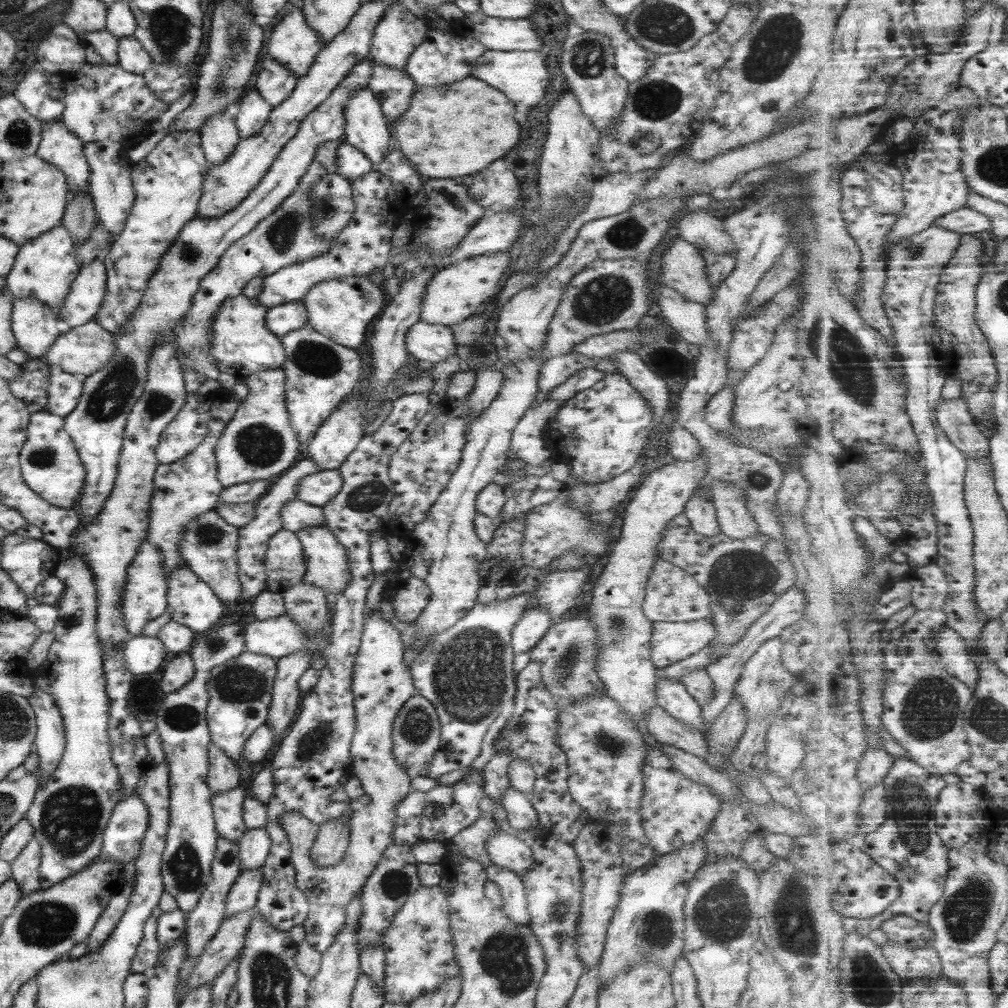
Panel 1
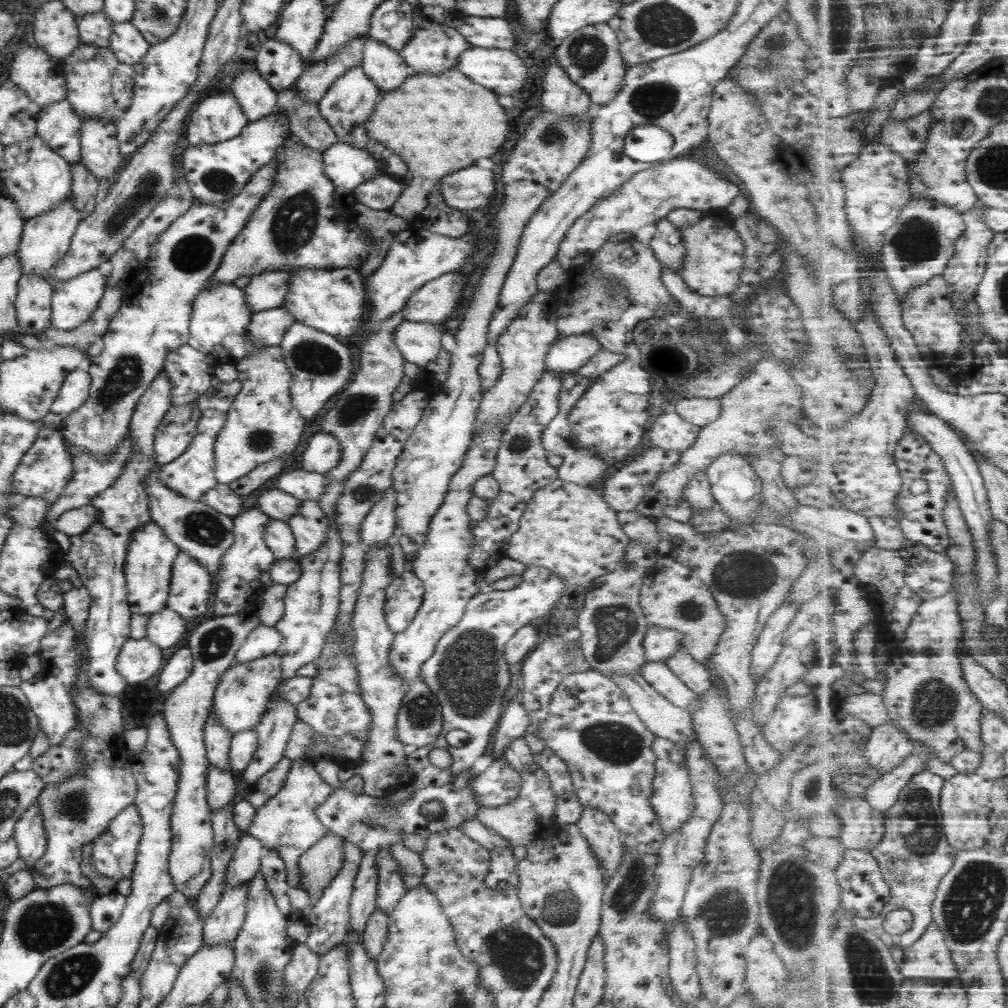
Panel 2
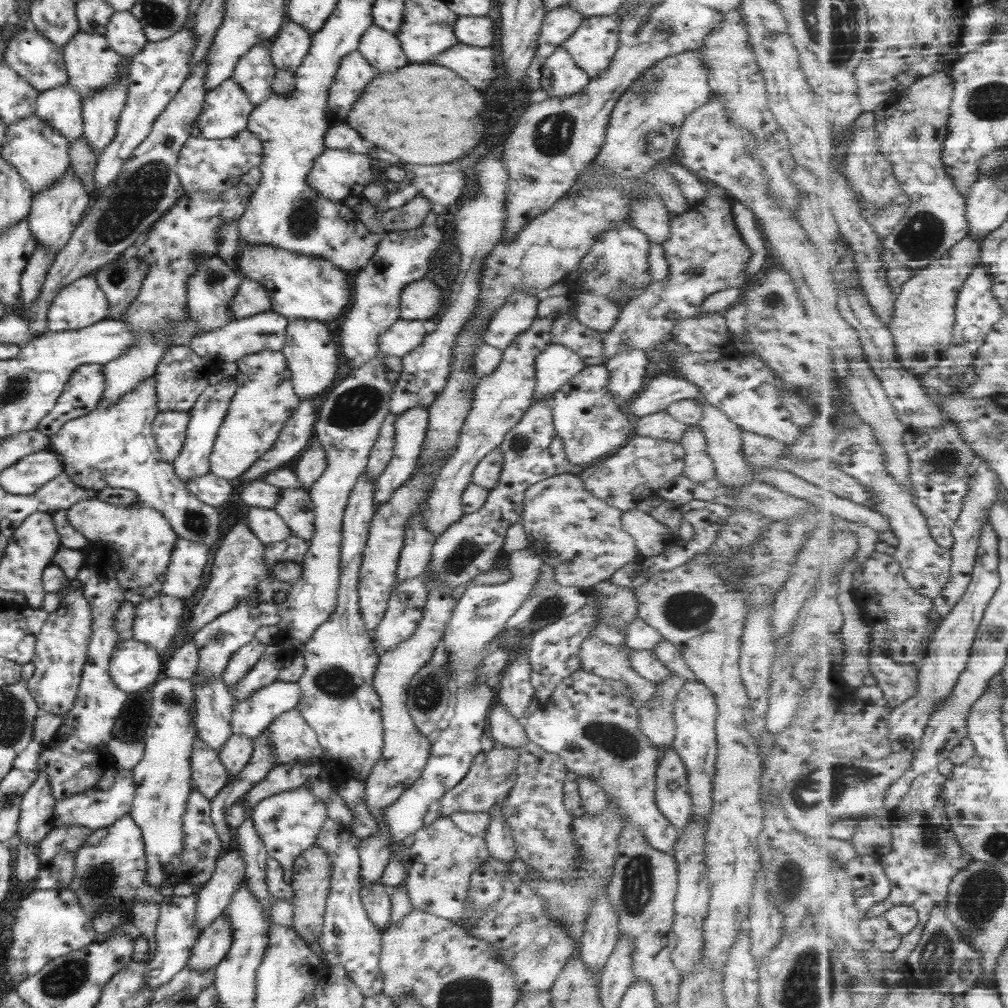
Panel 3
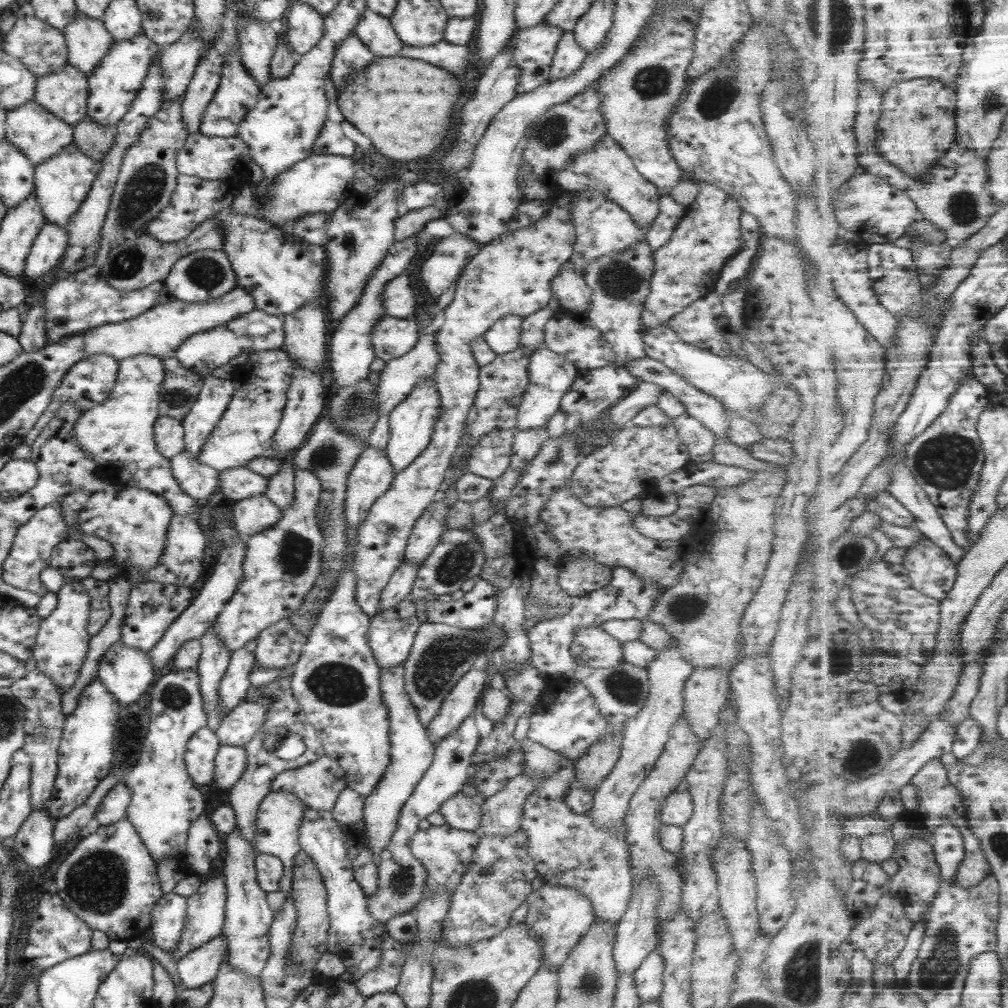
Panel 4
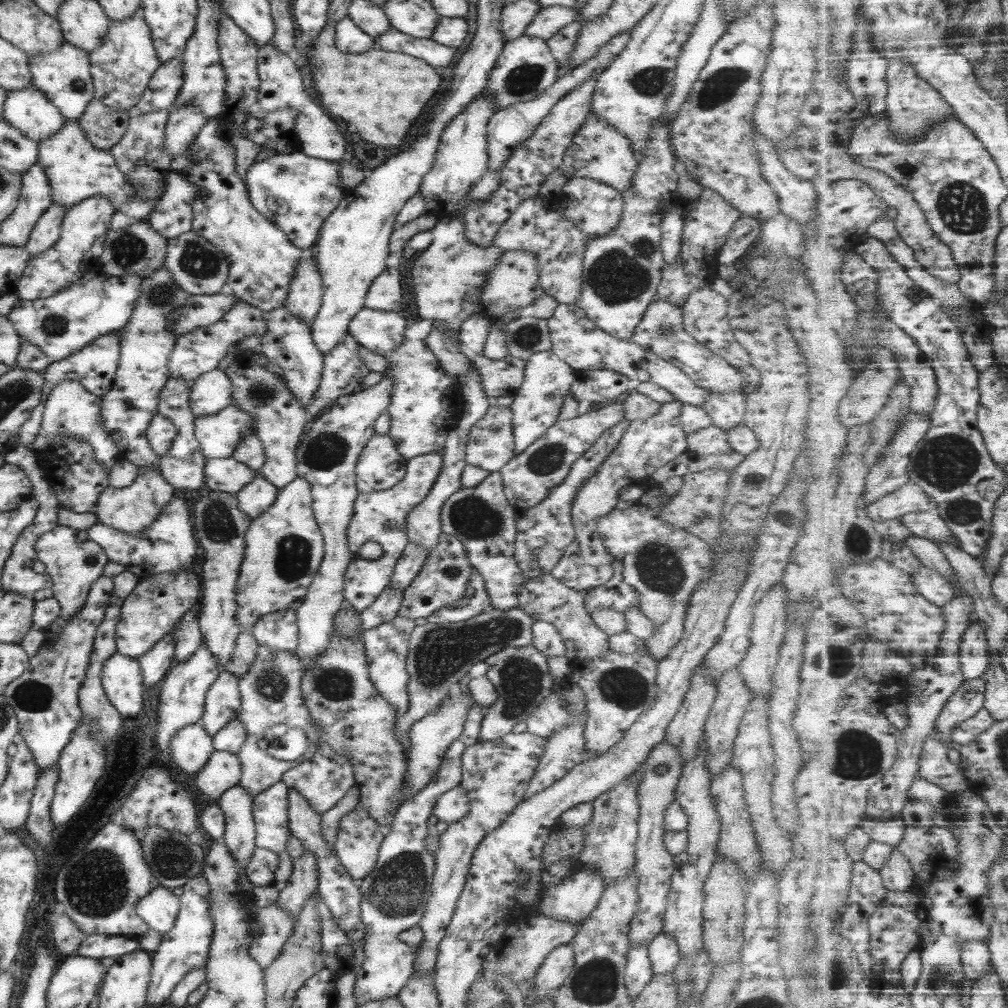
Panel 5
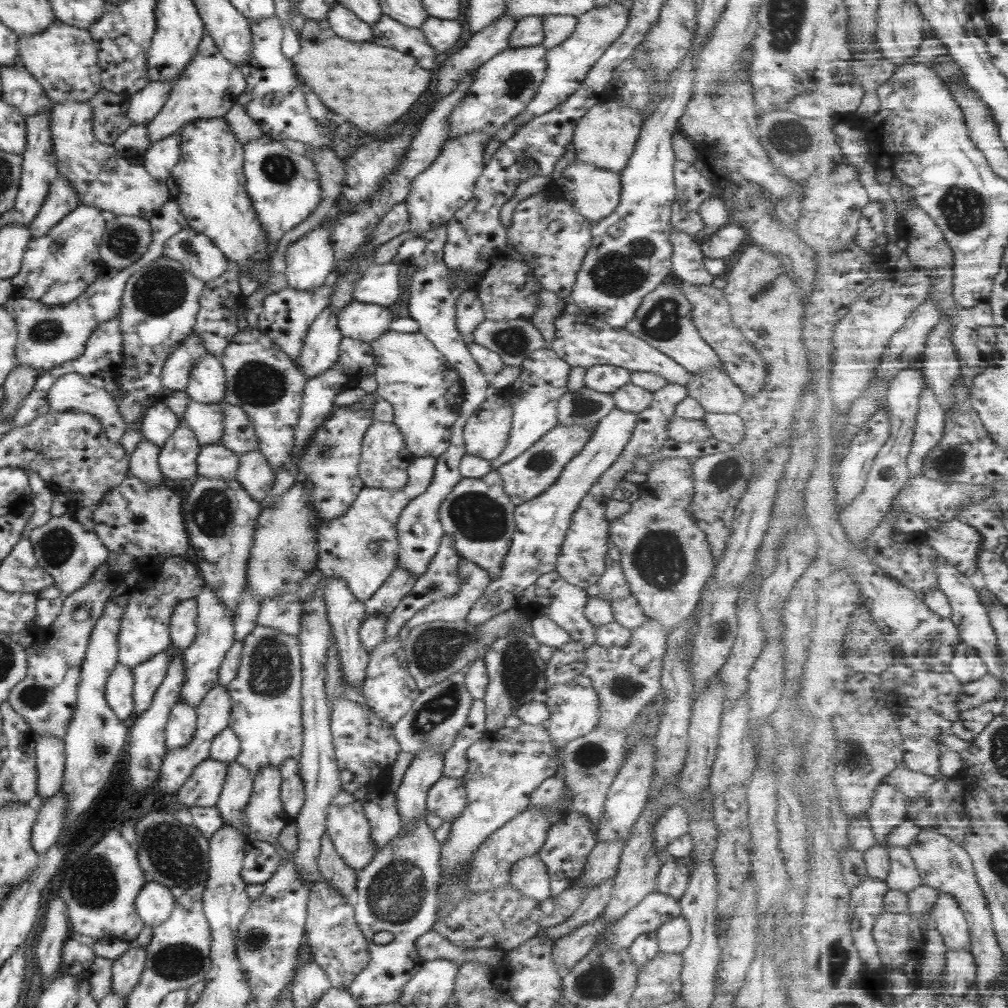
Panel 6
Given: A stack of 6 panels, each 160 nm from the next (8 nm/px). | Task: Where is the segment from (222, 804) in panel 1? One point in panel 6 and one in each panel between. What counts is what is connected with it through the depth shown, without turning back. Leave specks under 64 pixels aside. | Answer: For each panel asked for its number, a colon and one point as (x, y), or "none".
2: (220, 789)
3: (207, 775)
4: (200, 749)
5: (190, 747)
6: (180, 725)

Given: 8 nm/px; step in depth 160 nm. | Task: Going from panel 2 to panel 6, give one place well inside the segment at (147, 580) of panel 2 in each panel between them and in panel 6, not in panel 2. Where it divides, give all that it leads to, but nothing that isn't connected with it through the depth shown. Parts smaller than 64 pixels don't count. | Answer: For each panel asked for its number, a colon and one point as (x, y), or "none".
3: (142, 538)
4: (134, 521)
5: (132, 509)
6: (142, 463)

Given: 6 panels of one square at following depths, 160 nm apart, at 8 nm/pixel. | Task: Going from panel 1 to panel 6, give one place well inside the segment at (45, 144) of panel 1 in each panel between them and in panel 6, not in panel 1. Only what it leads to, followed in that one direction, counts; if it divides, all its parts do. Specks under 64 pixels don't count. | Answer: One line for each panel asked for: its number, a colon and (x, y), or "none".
2: (57, 125)
3: (60, 108)
4: (63, 93)
5: (63, 76)
6: (62, 59)

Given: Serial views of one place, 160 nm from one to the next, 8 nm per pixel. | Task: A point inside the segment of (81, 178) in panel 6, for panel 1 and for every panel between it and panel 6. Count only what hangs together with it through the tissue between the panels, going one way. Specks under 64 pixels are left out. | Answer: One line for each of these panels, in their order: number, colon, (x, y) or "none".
1: (43, 268)
2: (44, 239)
3: (54, 212)
4: (61, 183)
5: (75, 169)

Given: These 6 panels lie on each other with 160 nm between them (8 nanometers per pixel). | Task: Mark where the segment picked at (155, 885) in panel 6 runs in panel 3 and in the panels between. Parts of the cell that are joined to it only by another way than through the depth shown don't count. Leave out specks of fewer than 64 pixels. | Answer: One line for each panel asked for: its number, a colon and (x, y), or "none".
3: (176, 931)
4: (167, 915)
5: (158, 909)

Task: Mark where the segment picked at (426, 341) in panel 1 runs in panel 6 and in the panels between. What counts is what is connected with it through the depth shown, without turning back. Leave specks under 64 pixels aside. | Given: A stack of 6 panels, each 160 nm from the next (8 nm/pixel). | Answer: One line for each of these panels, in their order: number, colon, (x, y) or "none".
2: (418, 343)
3: (404, 336)
4: (390, 337)
5: (380, 332)
6: (363, 322)

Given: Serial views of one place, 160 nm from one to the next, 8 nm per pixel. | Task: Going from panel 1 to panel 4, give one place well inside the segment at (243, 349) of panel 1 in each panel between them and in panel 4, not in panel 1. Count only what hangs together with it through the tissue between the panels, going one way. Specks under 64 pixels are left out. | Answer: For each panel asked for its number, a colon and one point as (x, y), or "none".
2: (218, 322)
3: (210, 287)
4: (201, 275)

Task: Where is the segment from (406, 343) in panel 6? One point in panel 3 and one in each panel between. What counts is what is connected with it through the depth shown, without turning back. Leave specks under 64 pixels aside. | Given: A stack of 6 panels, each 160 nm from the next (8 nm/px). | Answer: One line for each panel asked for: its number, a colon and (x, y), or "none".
3: (409, 429)
4: (410, 424)
5: (424, 405)

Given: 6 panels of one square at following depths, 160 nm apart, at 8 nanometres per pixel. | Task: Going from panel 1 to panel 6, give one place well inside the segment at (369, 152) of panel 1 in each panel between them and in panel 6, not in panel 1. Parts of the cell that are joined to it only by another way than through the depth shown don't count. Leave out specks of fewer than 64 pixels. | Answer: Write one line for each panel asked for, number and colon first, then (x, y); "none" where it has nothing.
2: (346, 105)
3: (353, 71)
4: (351, 55)
5: (348, 38)
6: (342, 22)

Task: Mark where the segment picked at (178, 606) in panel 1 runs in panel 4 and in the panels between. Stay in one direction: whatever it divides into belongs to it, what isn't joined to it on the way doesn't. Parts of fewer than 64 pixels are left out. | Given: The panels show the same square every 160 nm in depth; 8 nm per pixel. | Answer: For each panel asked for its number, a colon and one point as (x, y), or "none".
2: (190, 590)
3: (187, 559)
4: (179, 564)

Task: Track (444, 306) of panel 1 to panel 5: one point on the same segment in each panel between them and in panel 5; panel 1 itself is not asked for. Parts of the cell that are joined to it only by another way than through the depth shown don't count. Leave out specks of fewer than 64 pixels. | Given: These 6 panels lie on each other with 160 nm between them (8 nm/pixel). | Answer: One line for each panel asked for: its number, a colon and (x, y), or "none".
2: (435, 301)
3: (419, 300)
4: (397, 299)
5: (384, 293)

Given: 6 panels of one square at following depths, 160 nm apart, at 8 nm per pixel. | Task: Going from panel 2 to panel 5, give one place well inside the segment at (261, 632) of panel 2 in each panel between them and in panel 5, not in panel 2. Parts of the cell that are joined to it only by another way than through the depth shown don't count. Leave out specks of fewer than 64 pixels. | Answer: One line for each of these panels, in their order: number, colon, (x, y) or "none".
3: (243, 658)
4: (233, 685)
5: (222, 700)

